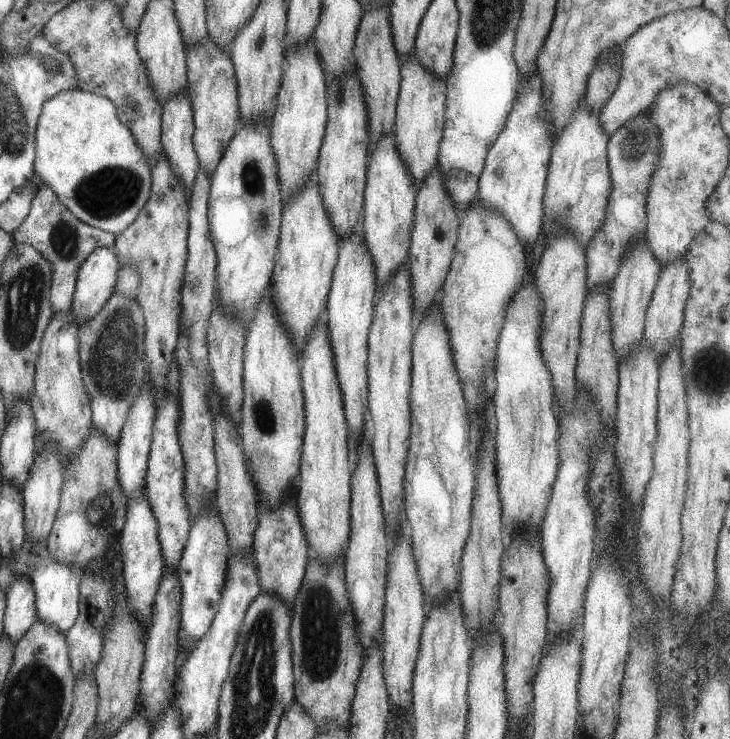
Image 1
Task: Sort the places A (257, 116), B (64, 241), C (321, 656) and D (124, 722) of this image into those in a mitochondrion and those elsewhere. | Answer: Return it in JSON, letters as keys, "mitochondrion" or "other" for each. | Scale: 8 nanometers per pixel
{"A":"other","B":"mitochondrion","C":"mitochondrion","D":"other"}

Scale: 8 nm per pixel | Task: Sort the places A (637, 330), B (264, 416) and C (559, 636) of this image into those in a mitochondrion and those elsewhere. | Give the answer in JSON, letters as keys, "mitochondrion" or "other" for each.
{"A":"other","B":"mitochondrion","C":"other"}

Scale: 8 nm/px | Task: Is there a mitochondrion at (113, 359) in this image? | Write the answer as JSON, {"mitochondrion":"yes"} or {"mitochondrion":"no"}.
{"mitochondrion":"yes"}

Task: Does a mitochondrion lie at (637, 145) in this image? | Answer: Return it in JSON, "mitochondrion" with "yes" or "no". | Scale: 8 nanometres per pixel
{"mitochondrion":"yes"}

